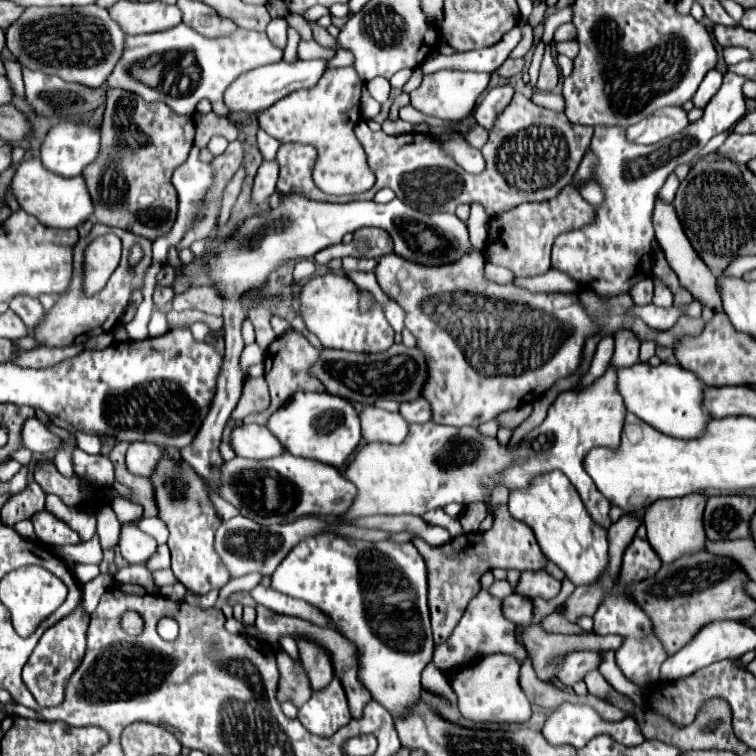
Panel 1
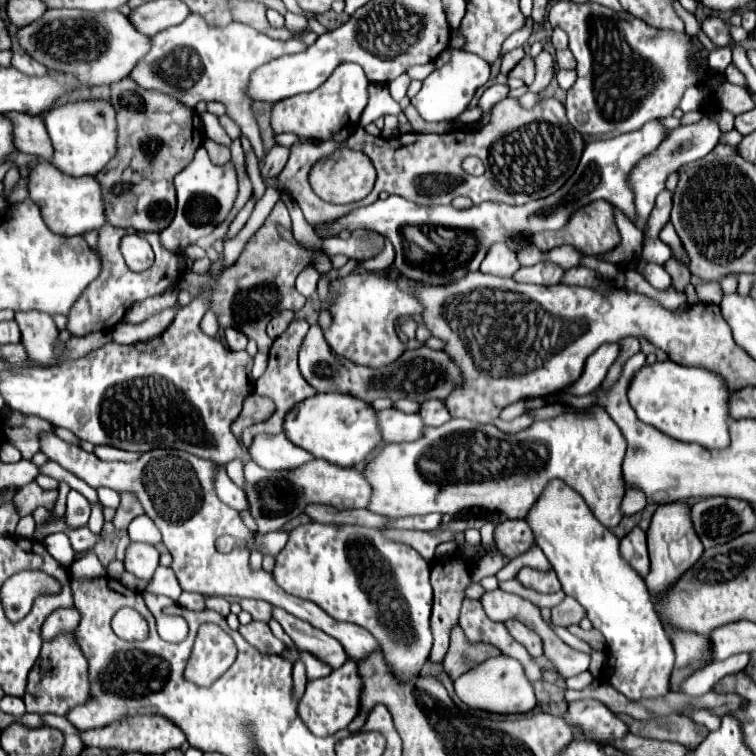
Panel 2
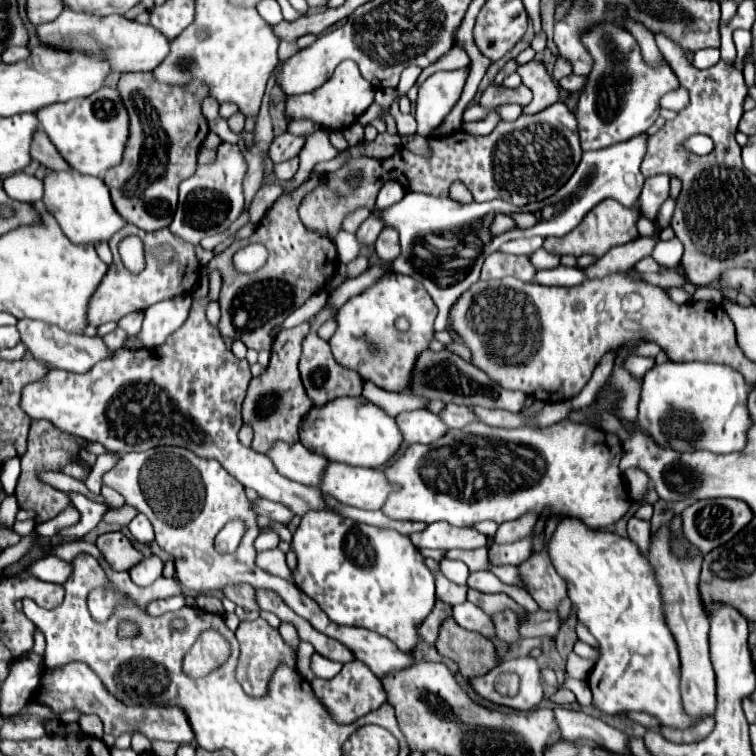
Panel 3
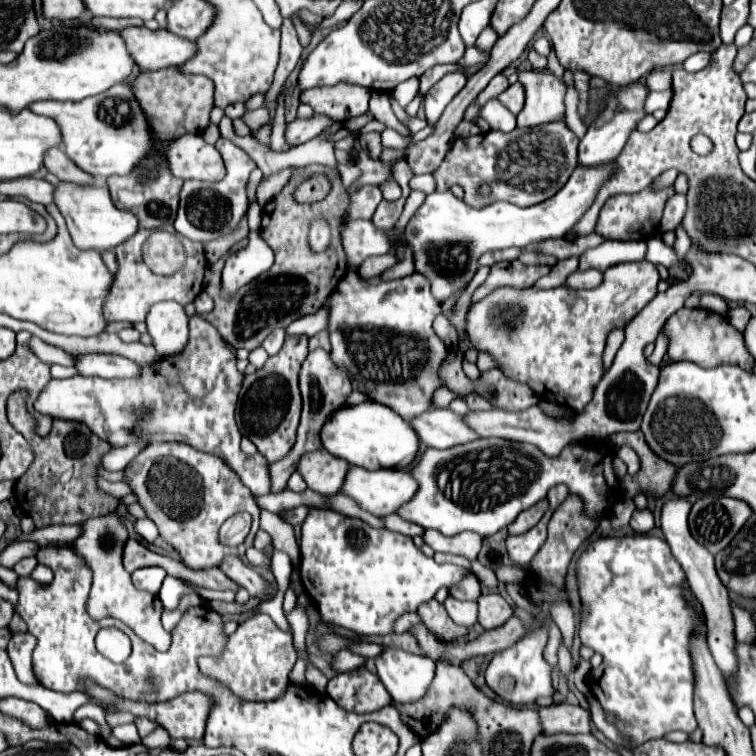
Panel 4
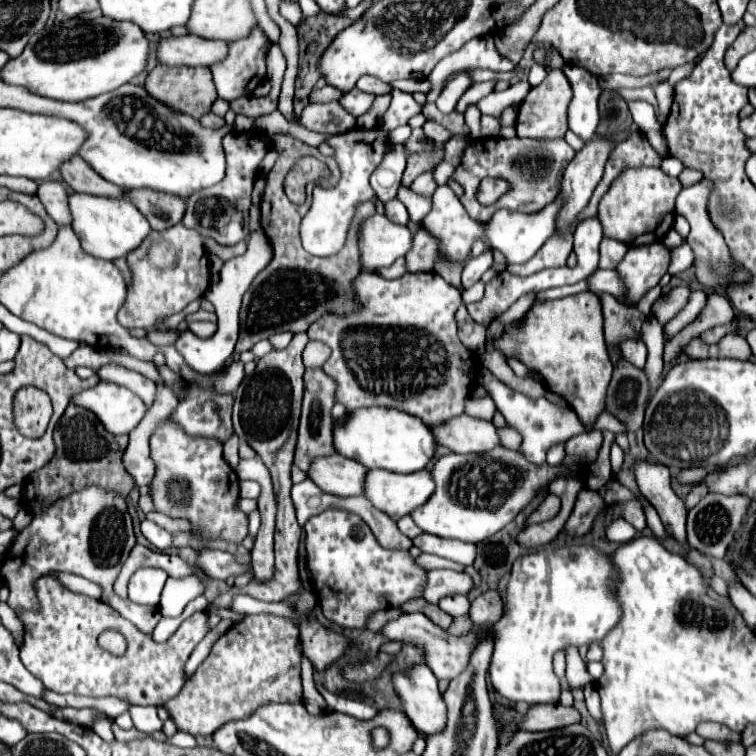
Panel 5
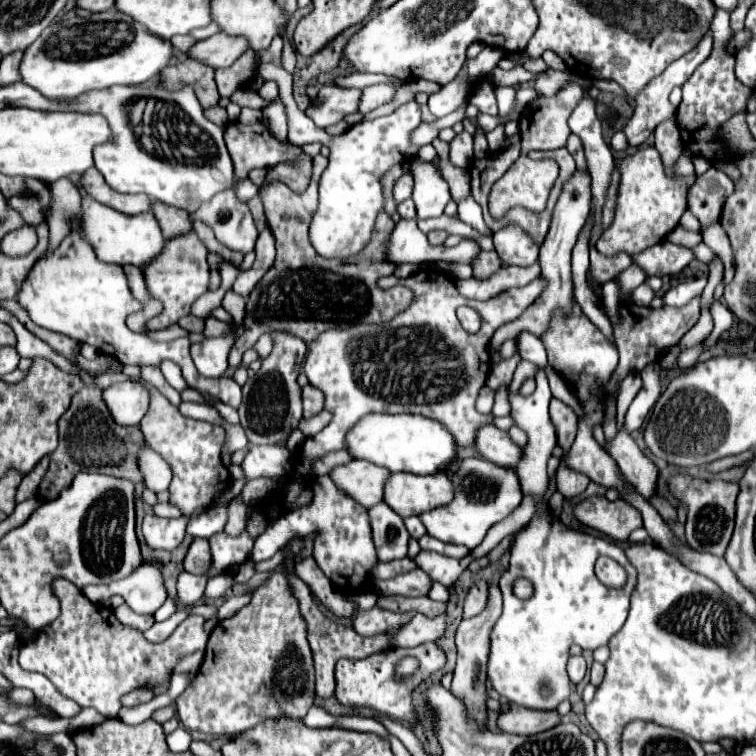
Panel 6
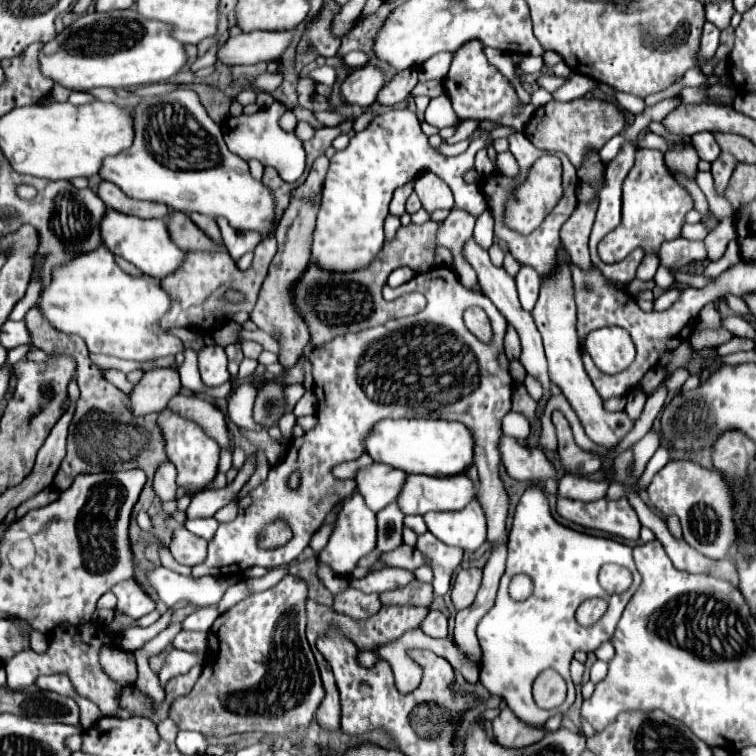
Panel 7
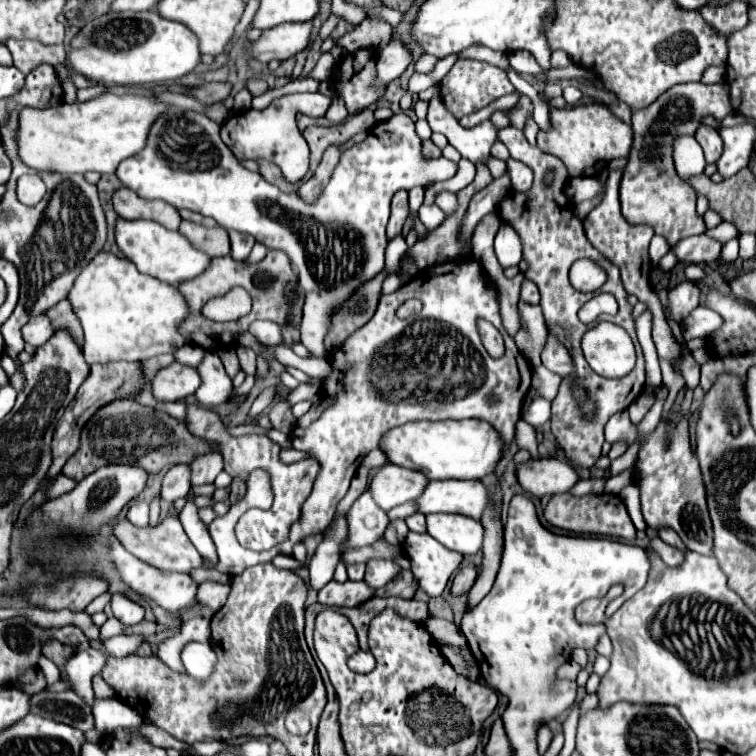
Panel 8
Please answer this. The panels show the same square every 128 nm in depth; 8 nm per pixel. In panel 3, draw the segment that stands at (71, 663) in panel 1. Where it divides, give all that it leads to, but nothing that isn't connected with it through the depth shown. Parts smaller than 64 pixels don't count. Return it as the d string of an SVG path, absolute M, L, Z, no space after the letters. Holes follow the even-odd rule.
M66 664L64 668L56 670L56 672L48 672L46 668L42 670L40 674L40 684L38 688L34 690L32 694L32 700L36 702L42 702L42 704L48 704L50 708L54 708L56 712L64 712L68 708L78 708L82 710L84 714L96 714L102 724L104 724L104 732L106 734L112 734L112 736L120 736L122 732L142 732L144 736L148 736L150 740L170 740L170 742L176 742L176 744L190 744L194 740L194 732L192 732L192 726L190 726L190 720L186 716L186 712L180 708L180 706L126 706L122 704L118 698L114 698L106 688L104 684L100 682L100 678L86 666L86 664Z

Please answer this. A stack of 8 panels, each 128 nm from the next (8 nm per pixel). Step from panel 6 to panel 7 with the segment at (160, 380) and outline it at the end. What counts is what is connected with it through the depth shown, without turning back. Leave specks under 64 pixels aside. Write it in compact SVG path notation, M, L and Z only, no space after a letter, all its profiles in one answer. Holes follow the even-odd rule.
M178 394L170 400L168 408L172 412L180 414L182 418L192 420L194 424L198 424L206 432L206 436L216 440L216 444L220 448L230 448L232 446L232 438L230 438L228 428L226 428L226 418L216 408L216 404L206 402L202 398L196 398L196 396Z

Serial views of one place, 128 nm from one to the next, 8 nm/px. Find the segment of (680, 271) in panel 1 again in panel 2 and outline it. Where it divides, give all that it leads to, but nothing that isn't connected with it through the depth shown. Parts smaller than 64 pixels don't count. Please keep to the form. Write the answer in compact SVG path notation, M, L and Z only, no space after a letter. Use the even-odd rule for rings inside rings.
M670 222L662 228L662 232L660 232L660 240L666 242L666 244L674 250L674 256L680 256L680 260L684 260L684 250L680 248L680 238L676 236L676 232L674 232L674 228L672 228Z

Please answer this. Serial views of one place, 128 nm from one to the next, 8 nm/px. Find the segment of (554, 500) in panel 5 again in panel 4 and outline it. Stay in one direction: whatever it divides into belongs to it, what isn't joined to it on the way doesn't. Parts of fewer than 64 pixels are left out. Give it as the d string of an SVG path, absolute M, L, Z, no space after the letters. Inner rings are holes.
M540 500L532 508L520 512L518 518L508 526L508 534L524 534L524 532L528 532L532 526L538 524L538 520L544 516L546 510L548 510L548 500Z

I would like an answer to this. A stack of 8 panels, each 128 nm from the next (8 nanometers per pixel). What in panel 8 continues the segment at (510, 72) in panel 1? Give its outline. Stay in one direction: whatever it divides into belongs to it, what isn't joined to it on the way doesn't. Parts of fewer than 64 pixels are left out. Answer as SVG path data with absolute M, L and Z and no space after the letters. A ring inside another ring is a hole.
M578 104L570 110L554 110L552 132L538 132L538 148L558 156L568 176L600 176L610 160L626 158L632 146L632 126L602 104Z

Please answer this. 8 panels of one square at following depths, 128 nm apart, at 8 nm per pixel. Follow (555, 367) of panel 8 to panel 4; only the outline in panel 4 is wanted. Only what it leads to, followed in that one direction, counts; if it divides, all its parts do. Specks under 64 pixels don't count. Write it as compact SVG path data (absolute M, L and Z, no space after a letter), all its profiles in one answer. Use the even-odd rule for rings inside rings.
M636 82L636 84L630 84L628 88L620 90L614 98L608 100L606 108L600 112L600 116L594 120L594 124L588 126L586 136L580 140L580 148L578 148L580 166L606 166L616 160L616 156L624 148L630 132L634 130L636 122L644 116L646 94L648 94L648 88ZM686 498L666 500L662 506L660 524L662 524L664 538L674 554L674 558L680 562L680 566L684 568L684 572L688 576L688 584L690 584L692 592L696 594L696 600L702 604L704 616L708 620L708 636L706 636L708 648L710 648L718 668L724 674L724 672L732 672L732 668L736 668L736 658L732 656L732 644L736 644L736 638L734 638L734 622L732 622L732 612L730 612L730 594L728 594L728 588L722 584L722 580L716 574L714 556L690 536L690 530L688 530L690 506L692 504Z

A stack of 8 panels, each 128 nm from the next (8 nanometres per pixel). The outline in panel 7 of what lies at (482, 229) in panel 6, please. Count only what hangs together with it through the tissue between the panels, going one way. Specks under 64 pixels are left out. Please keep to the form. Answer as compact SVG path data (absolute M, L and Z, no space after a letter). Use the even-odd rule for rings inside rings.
M394 108L378 114L366 130L356 132L346 150L336 152L330 160L322 192L322 208L312 234L310 262L320 264L326 272L342 274L366 268L384 246L384 220L388 216L392 192L398 186L412 184L422 172L432 172L442 178L454 192L458 208L472 216L480 216L486 208L484 194L478 184L464 182L462 174L474 166L474 154L484 148L486 136L488 132L480 140L472 142L464 154L448 158L430 148L414 112Z

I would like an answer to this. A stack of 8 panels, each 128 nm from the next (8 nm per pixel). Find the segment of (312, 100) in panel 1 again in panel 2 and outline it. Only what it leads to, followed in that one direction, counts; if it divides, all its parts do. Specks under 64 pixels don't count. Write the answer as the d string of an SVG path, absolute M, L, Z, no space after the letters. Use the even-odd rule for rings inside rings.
M354 62L340 64L332 76L314 92L280 100L272 108L272 128L276 134L296 132L306 140L346 140L356 128L368 104L368 78ZM342 148L340 152L334 152L332 156L328 156L328 160L320 160L320 164L313 166L310 171L310 184L314 192L322 200L328 200L334 204L348 204L348 202L362 200L372 190L374 180L376 180L376 170L372 162L366 156L362 156L362 152L354 152L346 148Z

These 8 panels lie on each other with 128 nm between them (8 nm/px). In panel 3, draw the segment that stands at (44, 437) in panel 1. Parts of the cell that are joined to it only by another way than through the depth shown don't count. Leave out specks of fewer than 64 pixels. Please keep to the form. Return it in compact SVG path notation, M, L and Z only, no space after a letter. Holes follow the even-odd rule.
M176 446L152 448L148 452L130 452L124 454L124 458L110 472L104 474L104 484L118 490L126 498L128 506L148 516L148 520L154 526L158 546L174 556L176 576L180 584L188 590L204 594L212 590L222 590L224 586L236 582L246 582L254 588L268 588L278 592L284 598L284 602L298 616L306 618L318 632L346 644L356 654L356 658L362 660L380 680L390 676L392 672L406 670L416 664L416 658L412 654L408 656L406 652L398 650L396 644L392 644L388 638L364 628L340 626L332 622L320 610L320 606L302 590L298 590L282 578L266 574L254 564L254 540L260 534L256 524L256 512L252 510L252 504L244 494L244 486L236 478L232 478L220 466L220 462L200 458L194 452ZM232 518L242 518L248 524L248 532L234 554L220 554L214 548L214 536Z

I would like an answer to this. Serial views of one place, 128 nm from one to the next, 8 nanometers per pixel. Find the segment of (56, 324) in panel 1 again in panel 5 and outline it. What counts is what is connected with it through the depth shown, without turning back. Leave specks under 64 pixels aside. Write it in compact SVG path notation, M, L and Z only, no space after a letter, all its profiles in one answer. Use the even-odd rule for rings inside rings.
M182 224L164 232L152 232L152 236L148 236L148 240L126 260L132 270L132 284L128 288L128 300L124 302L124 308L118 316L120 324L124 324L126 328L152 330L158 320L182 312L192 300L204 296L206 292L206 252L202 248L202 236L196 230L184 228ZM158 240L166 240L178 250L178 264L174 268L160 270L150 264L148 248Z

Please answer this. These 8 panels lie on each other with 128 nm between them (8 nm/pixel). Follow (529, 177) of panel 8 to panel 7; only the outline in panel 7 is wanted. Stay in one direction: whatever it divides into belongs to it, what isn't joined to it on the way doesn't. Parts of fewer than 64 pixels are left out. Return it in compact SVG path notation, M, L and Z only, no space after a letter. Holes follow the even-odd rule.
M502 152L496 156L496 162L498 162L498 168L504 176L508 178L516 178L520 174L520 168L518 168L518 162L514 160L514 156L510 152Z

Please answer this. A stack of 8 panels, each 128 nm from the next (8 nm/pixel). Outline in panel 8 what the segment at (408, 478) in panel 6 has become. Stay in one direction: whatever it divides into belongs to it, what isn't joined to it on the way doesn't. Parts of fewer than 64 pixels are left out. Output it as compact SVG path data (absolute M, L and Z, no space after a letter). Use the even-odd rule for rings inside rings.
M440 480L430 482L424 496L416 500L422 514L452 512L482 520L490 502L490 492L480 480Z

